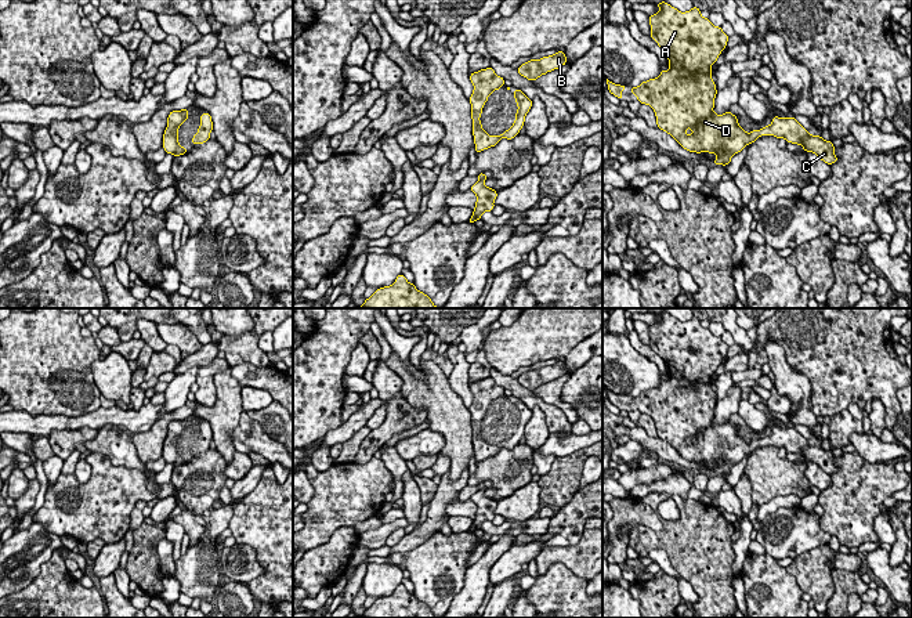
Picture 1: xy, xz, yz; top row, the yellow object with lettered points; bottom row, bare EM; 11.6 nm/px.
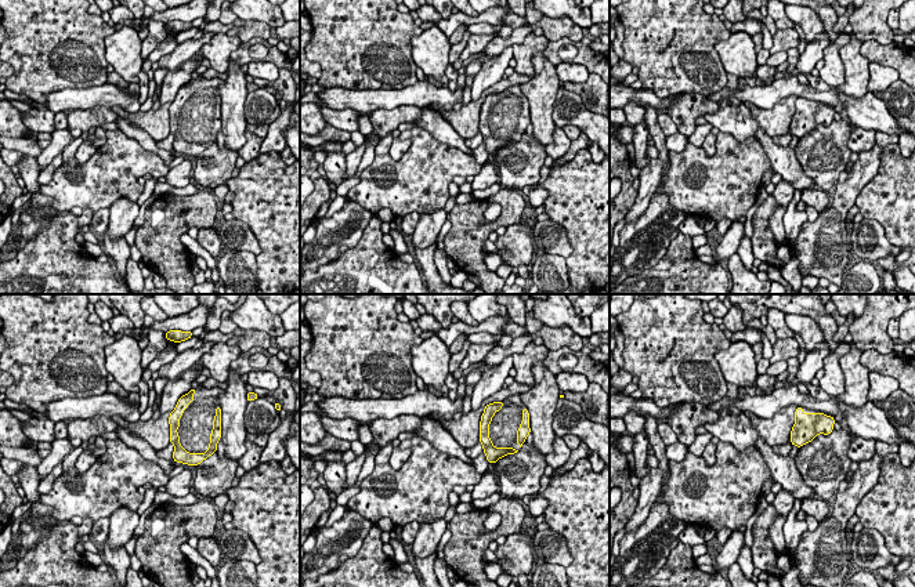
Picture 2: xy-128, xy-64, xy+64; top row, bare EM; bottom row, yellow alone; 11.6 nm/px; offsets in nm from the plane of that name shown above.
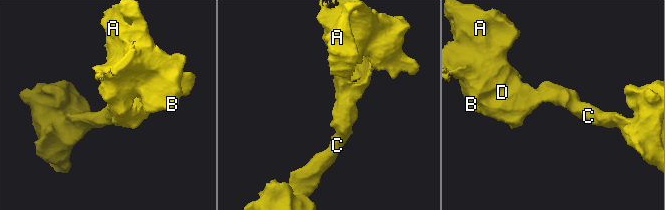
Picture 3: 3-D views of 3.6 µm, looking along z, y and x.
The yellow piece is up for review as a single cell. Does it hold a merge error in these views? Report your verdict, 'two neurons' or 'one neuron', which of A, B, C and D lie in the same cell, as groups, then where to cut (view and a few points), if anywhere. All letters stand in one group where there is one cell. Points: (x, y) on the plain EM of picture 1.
one neuron; A B C D; no cut

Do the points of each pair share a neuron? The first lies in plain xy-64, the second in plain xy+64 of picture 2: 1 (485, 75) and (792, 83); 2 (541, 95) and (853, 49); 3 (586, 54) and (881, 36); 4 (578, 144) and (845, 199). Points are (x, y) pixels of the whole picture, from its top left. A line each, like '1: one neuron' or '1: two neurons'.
1: two neurons
2: one neuron
3: two neurons
4: one neuron

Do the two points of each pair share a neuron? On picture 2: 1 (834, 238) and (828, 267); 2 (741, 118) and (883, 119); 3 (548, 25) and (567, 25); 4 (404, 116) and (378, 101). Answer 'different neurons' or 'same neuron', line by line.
1: same neuron
2: different neurons
3: same neuron
4: different neurons

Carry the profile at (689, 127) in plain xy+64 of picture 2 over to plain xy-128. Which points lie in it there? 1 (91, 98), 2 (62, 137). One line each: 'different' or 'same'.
1: different
2: different

